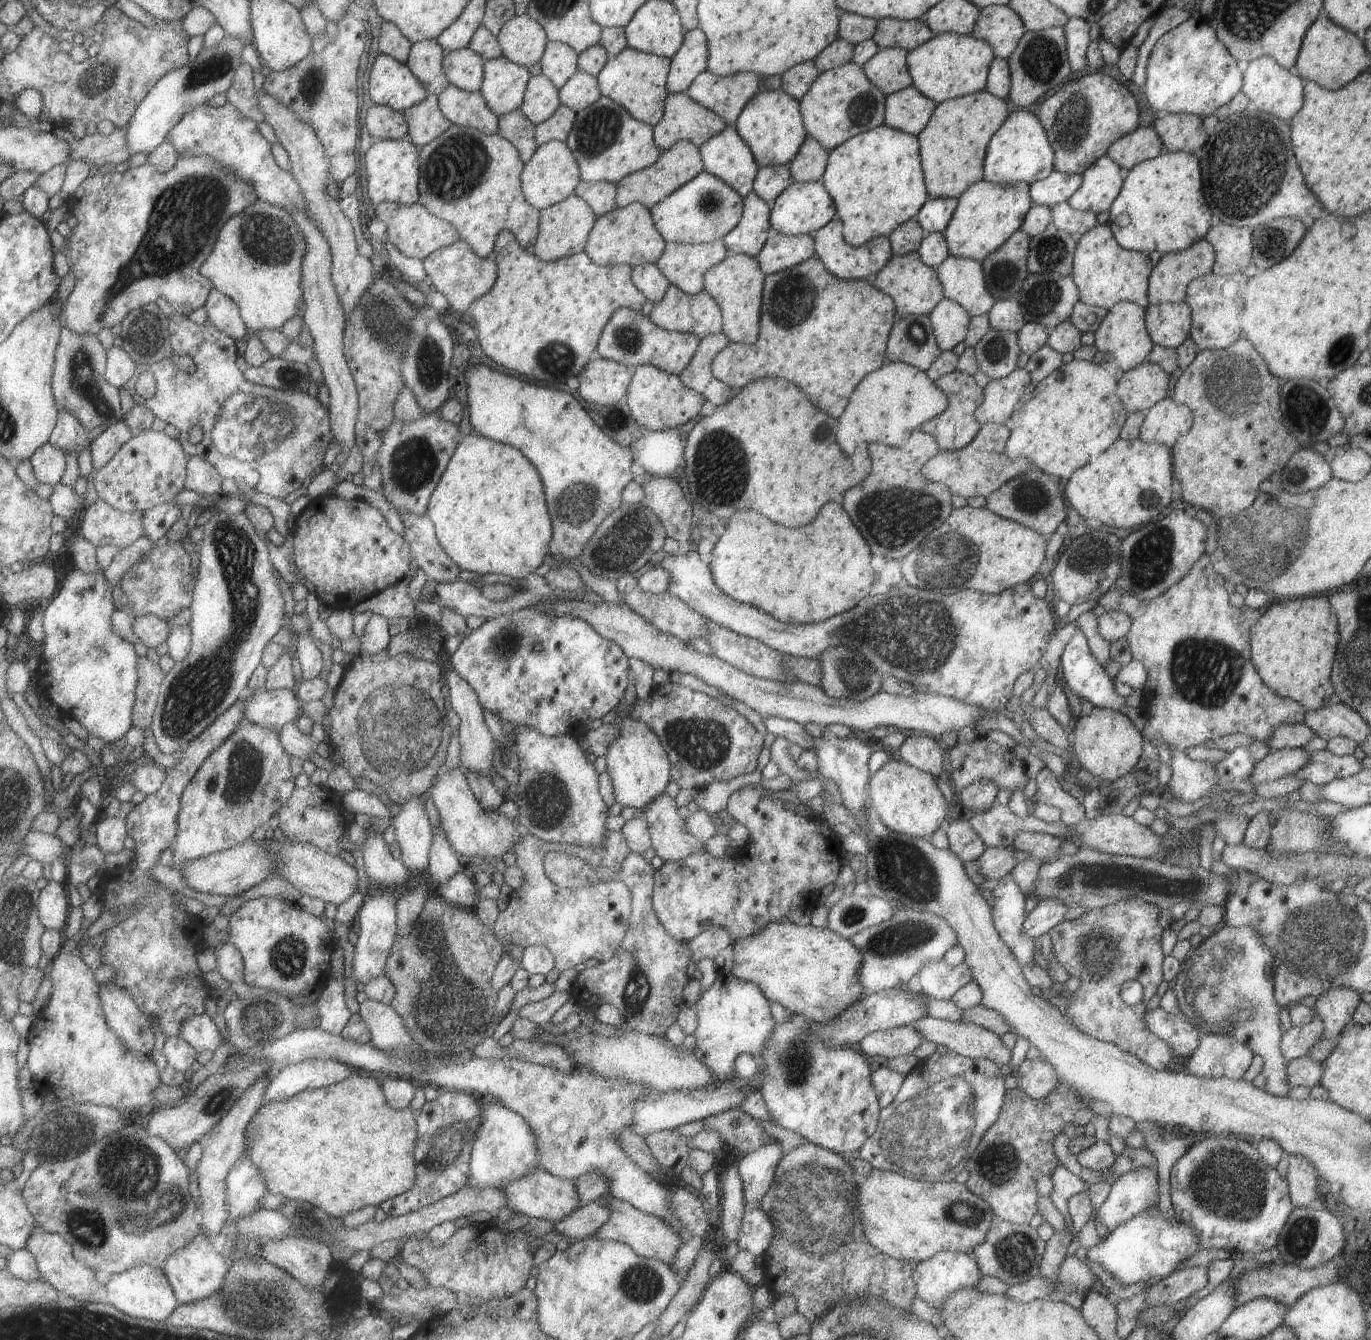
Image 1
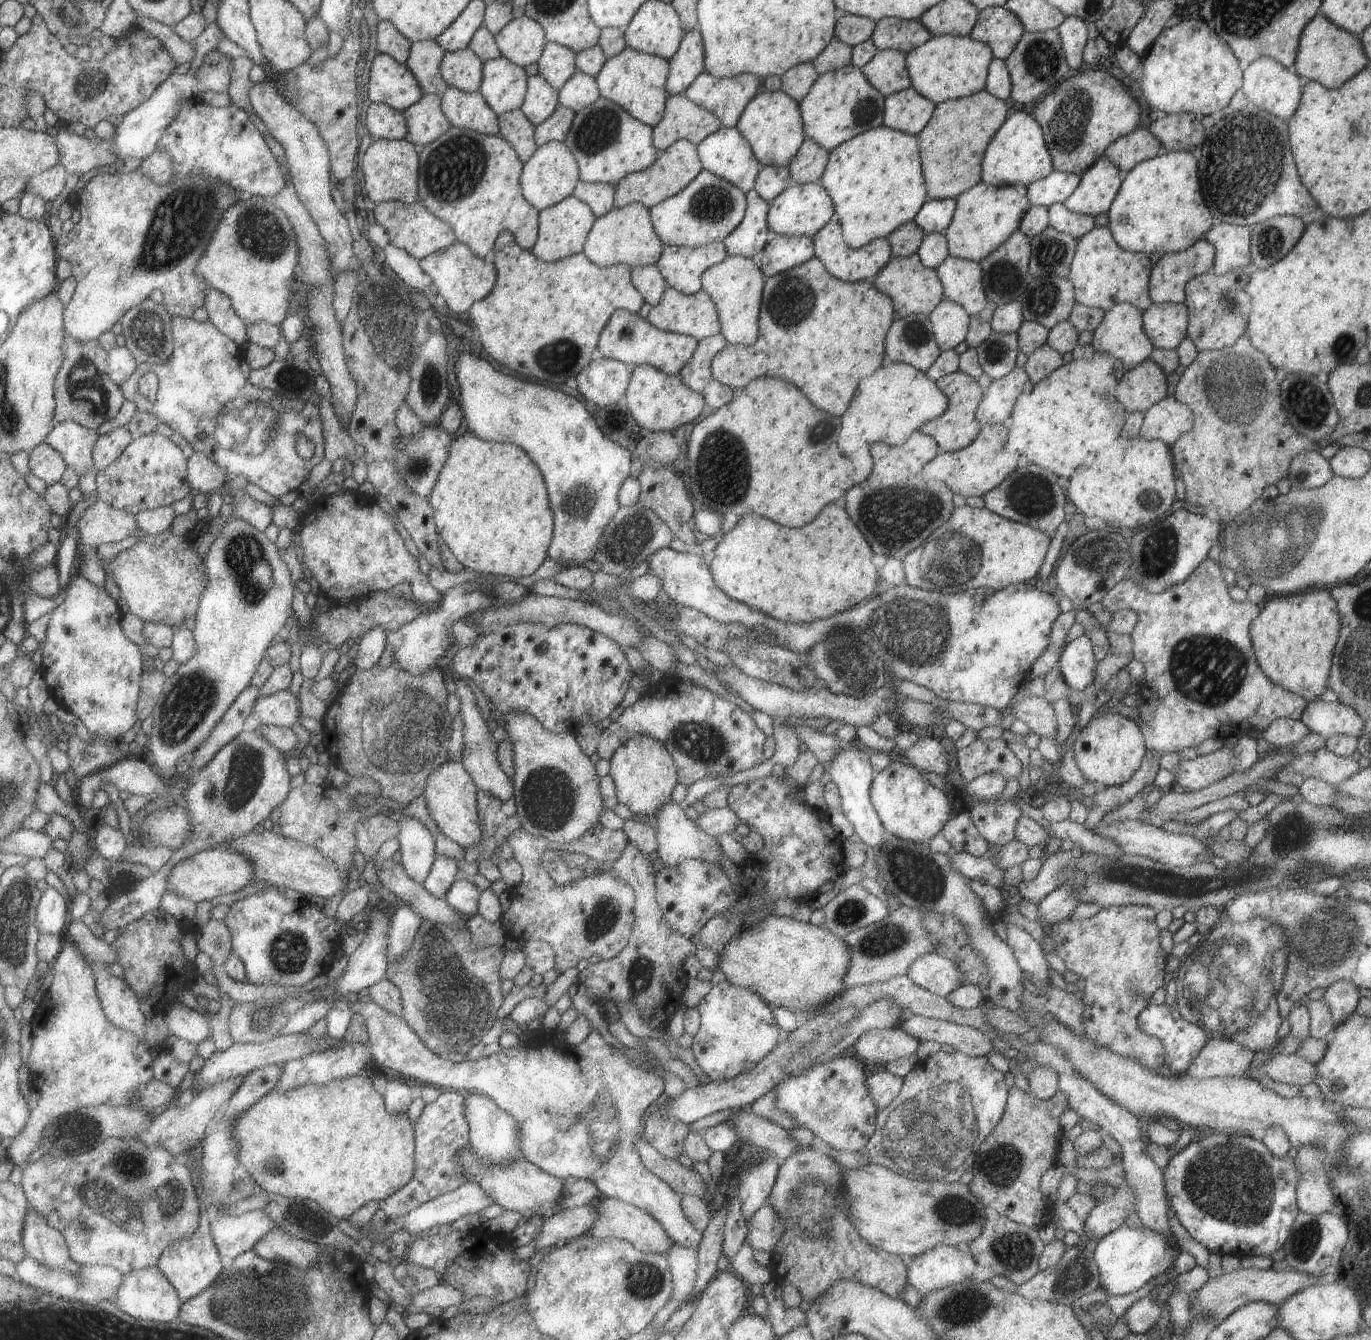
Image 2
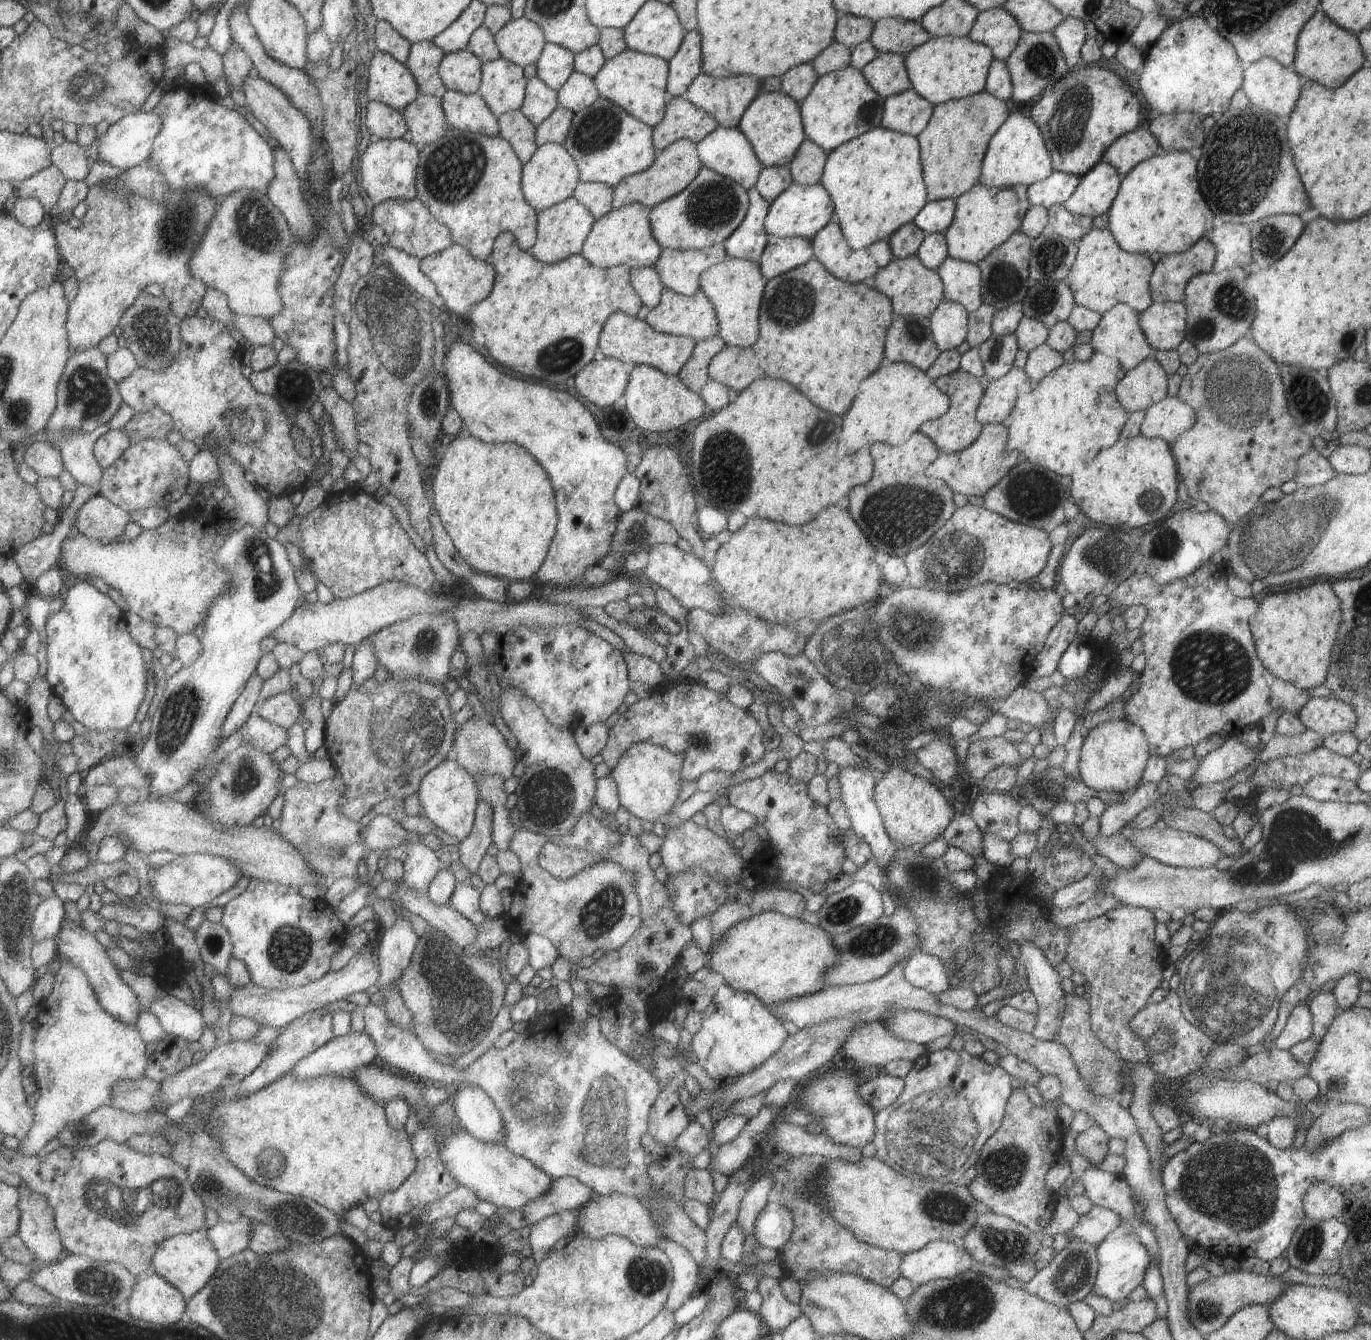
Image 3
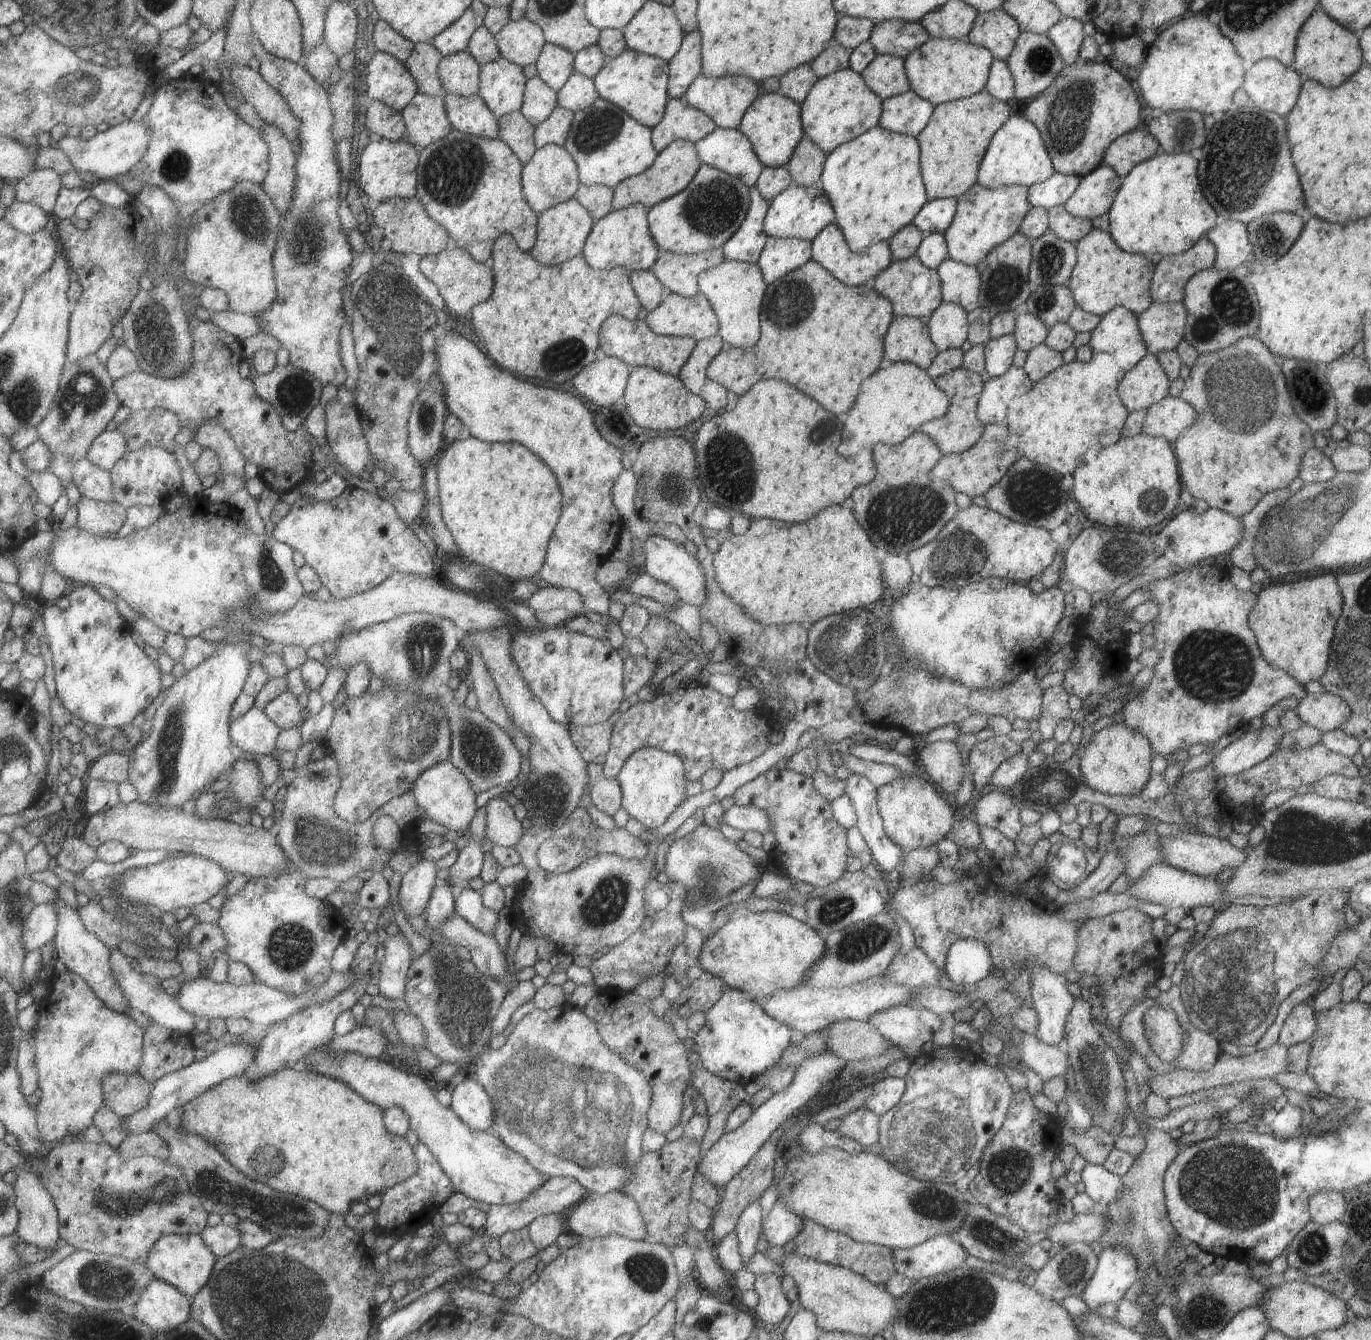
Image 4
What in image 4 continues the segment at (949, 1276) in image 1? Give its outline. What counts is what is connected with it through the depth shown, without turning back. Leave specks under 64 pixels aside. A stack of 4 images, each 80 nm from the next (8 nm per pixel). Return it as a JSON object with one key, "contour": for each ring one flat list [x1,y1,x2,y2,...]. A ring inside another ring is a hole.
{"contour":[[939,1234,905,1250,892,1250,895,1271,912,1281,945,1274,964,1265,967,1252,954,1237]]}

